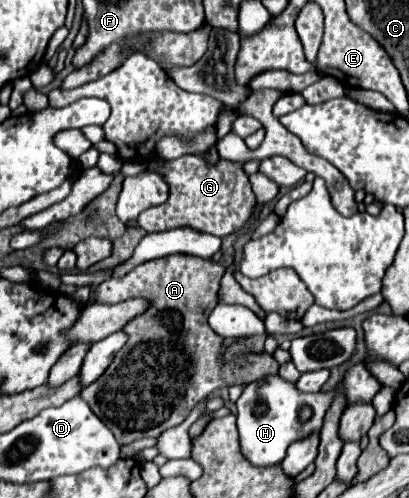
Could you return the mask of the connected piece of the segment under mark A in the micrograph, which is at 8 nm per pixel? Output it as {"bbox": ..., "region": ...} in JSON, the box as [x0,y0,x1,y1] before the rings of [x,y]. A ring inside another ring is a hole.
{"bbox":[80,254,280,444],"region":[[[172,254],[156,260],[148,260],[140,266],[136,266],[132,272],[128,272],[122,278],[110,278],[102,282],[96,288],[94,302],[100,304],[116,304],[130,298],[146,298],[148,308],[146,312],[138,314],[136,320],[130,320],[126,328],[122,328],[128,336],[126,344],[116,352],[112,364],[106,368],[106,372],[86,386],[80,396],[88,402],[90,410],[112,430],[118,444],[130,444],[140,438],[156,438],[164,430],[178,426],[186,420],[190,410],[196,402],[210,396],[216,388],[222,384],[240,384],[240,382],[254,382],[262,380],[268,374],[278,374],[280,364],[270,354],[260,356],[248,356],[246,360],[238,358],[236,364],[224,366],[218,362],[218,352],[222,346],[222,338],[210,328],[208,316],[214,310],[216,292],[220,288],[220,278],[224,276],[224,266],[218,262],[206,262],[198,256],[186,256],[186,254]]]}

